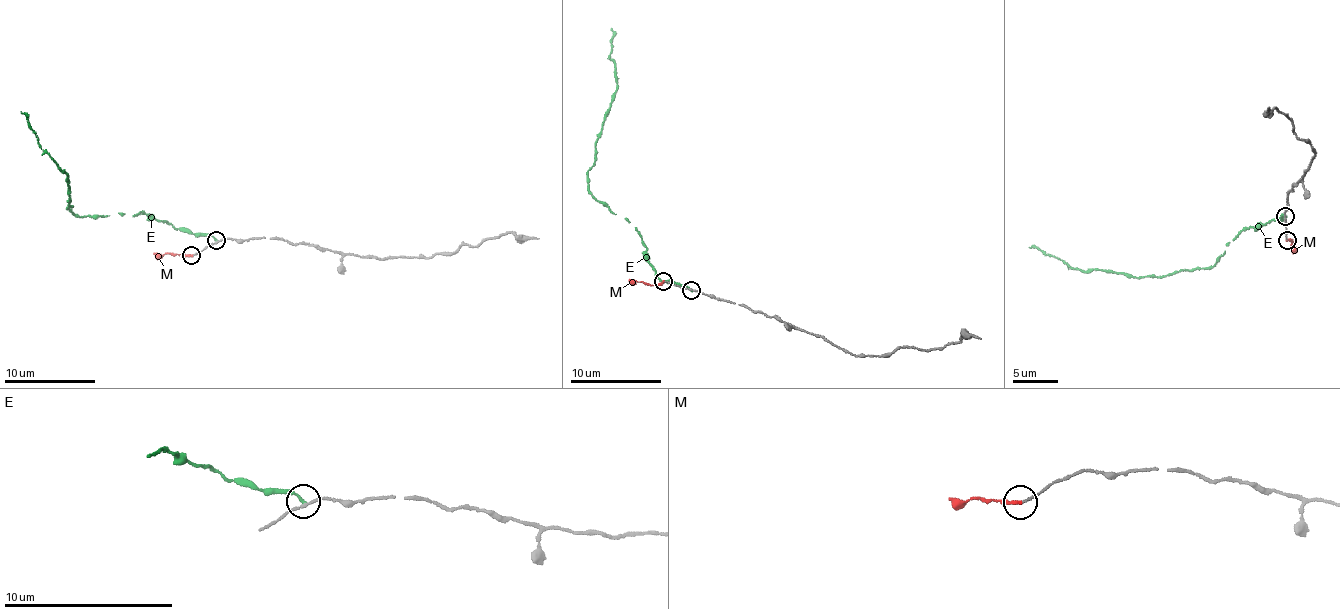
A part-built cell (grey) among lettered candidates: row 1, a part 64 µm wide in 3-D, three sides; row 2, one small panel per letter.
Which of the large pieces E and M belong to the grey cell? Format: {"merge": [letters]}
{"merge": ["M"]}

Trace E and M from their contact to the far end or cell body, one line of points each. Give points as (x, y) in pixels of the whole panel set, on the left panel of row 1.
E: (216, 240), (180, 231), (142, 211), (75, 214), (66, 208), (72, 208), (64, 170), (42, 149), (21, 111)
M: (192, 255), (153, 252)

